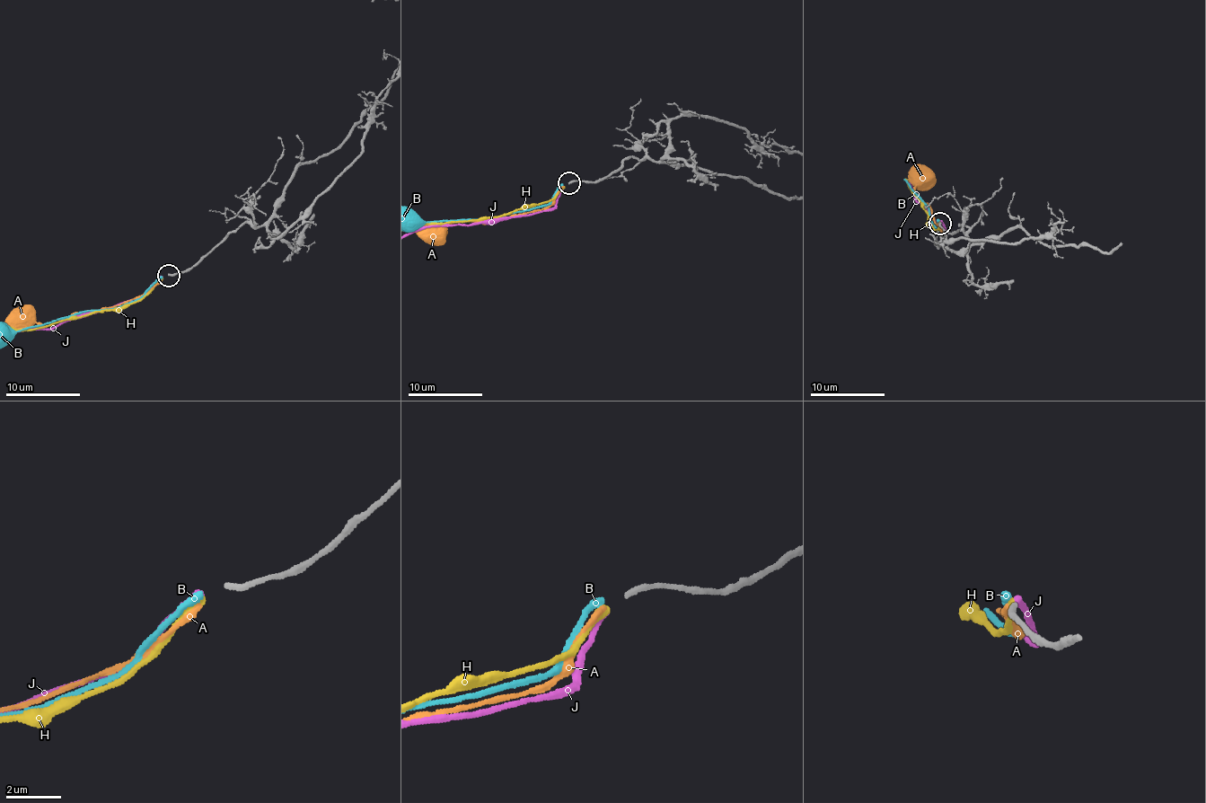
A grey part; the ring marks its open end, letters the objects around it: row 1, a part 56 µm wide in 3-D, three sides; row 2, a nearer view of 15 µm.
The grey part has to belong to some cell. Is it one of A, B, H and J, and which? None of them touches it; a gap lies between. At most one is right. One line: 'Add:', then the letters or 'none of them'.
Add: H

